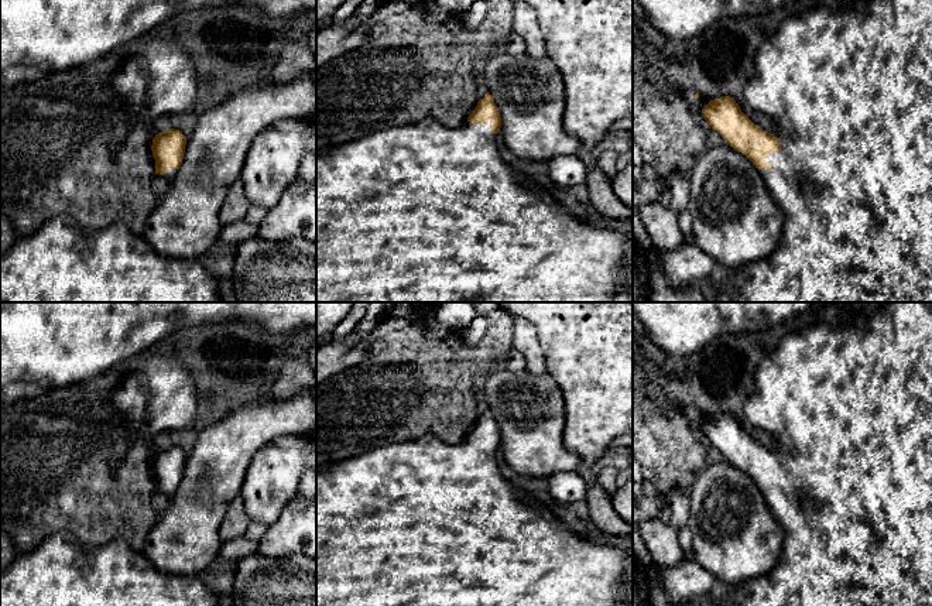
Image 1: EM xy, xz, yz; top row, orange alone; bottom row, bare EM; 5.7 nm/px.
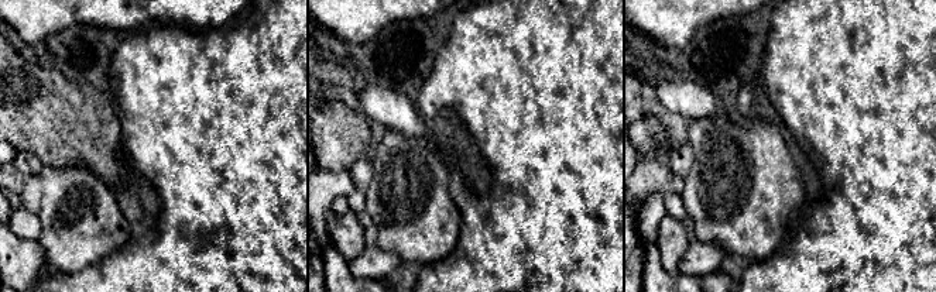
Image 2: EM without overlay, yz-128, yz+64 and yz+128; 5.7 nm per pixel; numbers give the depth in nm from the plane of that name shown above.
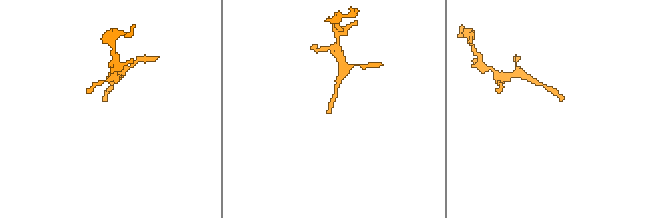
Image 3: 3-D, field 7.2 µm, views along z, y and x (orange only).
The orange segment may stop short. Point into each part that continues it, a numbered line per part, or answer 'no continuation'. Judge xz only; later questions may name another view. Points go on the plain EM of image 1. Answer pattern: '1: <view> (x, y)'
1: xz (422, 523)

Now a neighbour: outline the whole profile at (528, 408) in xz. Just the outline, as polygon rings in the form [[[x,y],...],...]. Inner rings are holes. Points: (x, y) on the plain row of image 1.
[[[498,367],[480,380],[500,428],[500,449],[515,473],[548,479],[578,469],[580,456],[563,442],[565,397],[552,374]]]

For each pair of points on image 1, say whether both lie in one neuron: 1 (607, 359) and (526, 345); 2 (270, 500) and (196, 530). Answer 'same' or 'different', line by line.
1: different
2: different

